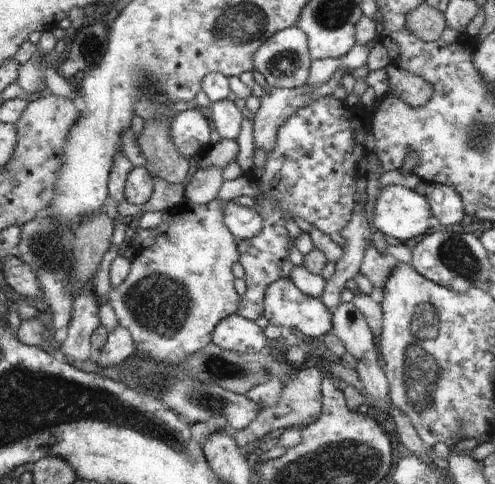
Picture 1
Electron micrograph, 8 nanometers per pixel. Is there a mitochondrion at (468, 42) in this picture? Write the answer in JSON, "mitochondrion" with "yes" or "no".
{"mitochondrion":"no"}

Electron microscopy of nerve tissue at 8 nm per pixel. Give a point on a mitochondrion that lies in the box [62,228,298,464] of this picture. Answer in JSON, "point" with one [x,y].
{"point":[159,304]}

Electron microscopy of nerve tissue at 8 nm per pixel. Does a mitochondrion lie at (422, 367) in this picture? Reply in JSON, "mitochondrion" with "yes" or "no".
{"mitochondrion":"yes"}

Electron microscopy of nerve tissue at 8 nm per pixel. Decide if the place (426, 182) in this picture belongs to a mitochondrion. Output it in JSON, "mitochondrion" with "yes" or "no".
{"mitochondrion":"no"}

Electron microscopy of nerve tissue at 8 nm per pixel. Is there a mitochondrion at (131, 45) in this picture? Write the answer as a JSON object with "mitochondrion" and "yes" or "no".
{"mitochondrion":"no"}

